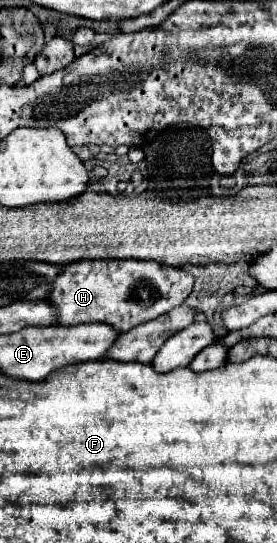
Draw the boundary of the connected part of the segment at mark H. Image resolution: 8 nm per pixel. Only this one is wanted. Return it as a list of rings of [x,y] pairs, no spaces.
[[[81,259],[61,267],[47,301],[57,309],[57,325],[105,323],[117,333],[127,333],[181,305],[191,289],[193,275],[177,267],[137,259]]]

